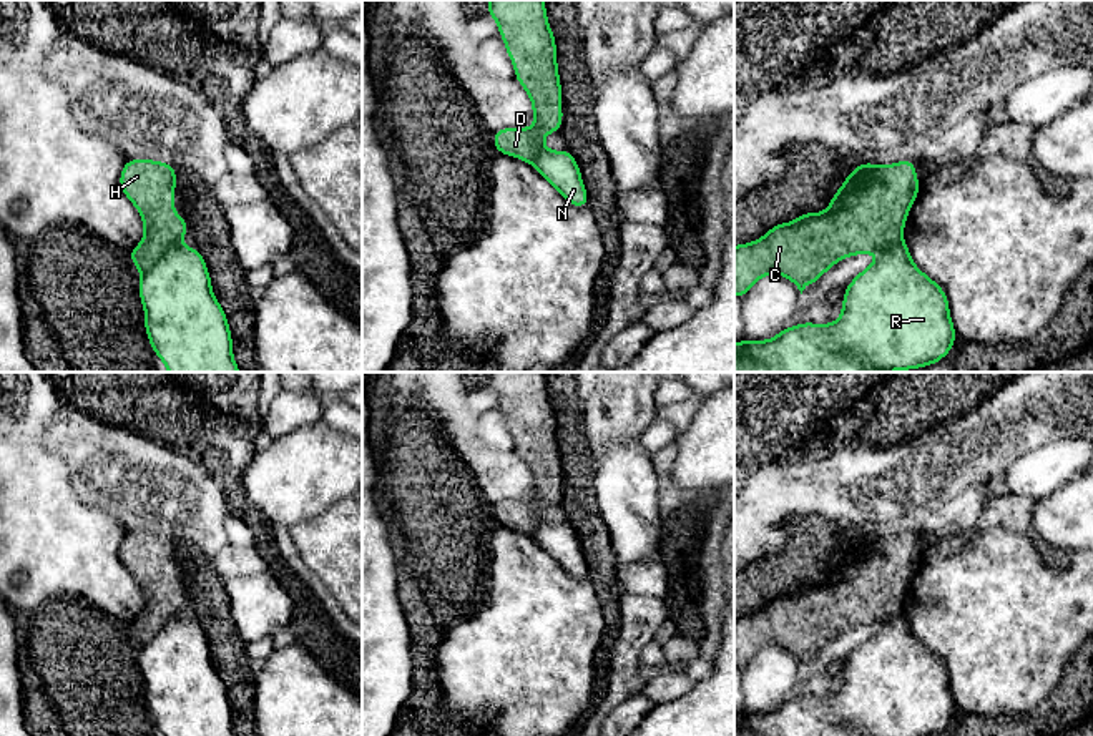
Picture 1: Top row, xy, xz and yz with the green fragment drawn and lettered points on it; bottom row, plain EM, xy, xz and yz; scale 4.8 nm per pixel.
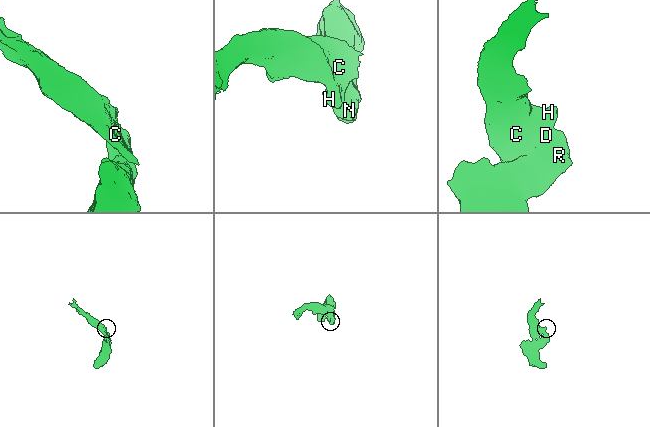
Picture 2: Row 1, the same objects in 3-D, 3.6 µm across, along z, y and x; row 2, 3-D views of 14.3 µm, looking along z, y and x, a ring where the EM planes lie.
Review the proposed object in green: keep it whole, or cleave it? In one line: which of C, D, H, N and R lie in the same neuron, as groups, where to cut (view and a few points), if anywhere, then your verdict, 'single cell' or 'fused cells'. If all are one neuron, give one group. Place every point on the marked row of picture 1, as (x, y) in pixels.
groups C D H / N R; cut xy (180, 240), (142, 273); fused cells

